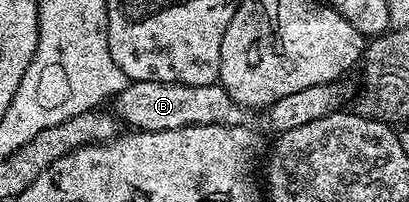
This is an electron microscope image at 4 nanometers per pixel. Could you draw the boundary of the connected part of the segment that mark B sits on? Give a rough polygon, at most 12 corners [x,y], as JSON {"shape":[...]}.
{"shape":[[130,81],[113,98],[134,131],[240,125],[218,83]]}

